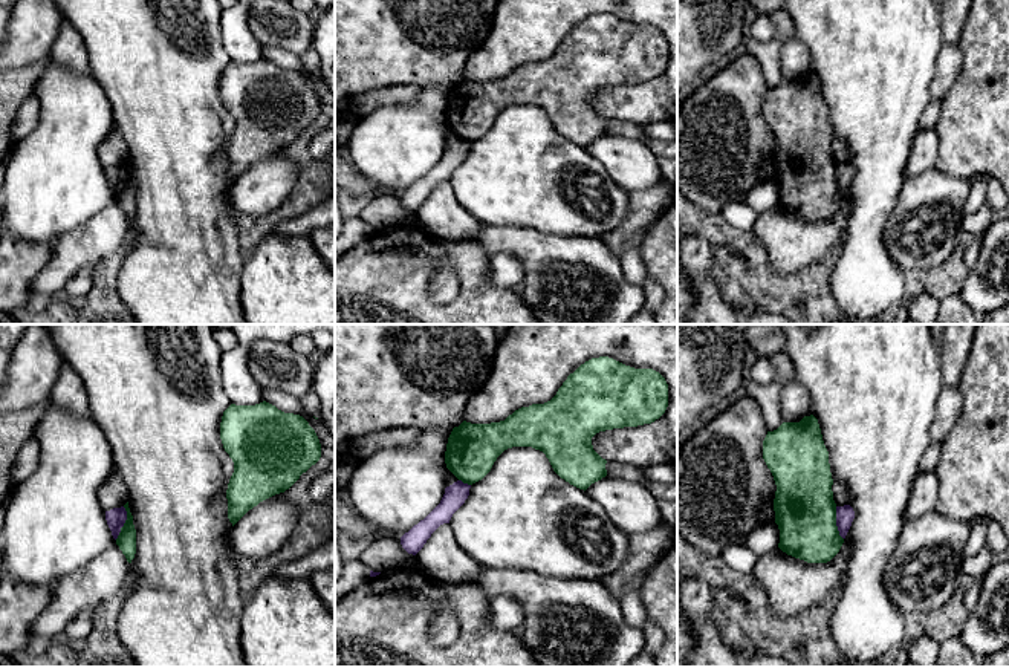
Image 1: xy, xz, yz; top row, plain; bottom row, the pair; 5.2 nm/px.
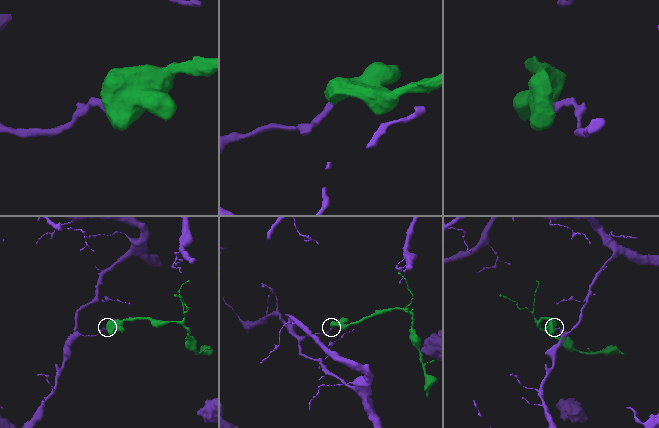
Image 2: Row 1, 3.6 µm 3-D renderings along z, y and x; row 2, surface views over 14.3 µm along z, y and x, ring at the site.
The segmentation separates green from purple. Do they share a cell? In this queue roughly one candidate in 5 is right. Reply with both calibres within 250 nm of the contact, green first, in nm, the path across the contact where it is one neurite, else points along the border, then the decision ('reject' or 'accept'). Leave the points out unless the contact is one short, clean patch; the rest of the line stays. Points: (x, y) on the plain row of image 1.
100/100 nm | along xy (124, 164), (126, 179), (115, 196) | reject

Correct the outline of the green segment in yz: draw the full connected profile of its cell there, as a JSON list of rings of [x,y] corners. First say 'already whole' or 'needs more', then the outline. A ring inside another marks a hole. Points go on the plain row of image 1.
already whole; [[[810,72],[767,89],[763,116],[777,142],[778,205],[807,220],[830,219],[844,196],[836,184],[829,109],[818,76]]]

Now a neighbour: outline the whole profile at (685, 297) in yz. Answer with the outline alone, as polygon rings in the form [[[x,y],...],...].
[[[677,271],[677,321],[689,321],[689,309],[696,295],[680,271]]]

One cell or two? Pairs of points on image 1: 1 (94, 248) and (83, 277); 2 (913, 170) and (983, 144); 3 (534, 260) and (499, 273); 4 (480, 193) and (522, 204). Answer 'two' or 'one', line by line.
1: two
2: two
3: two
4: one

